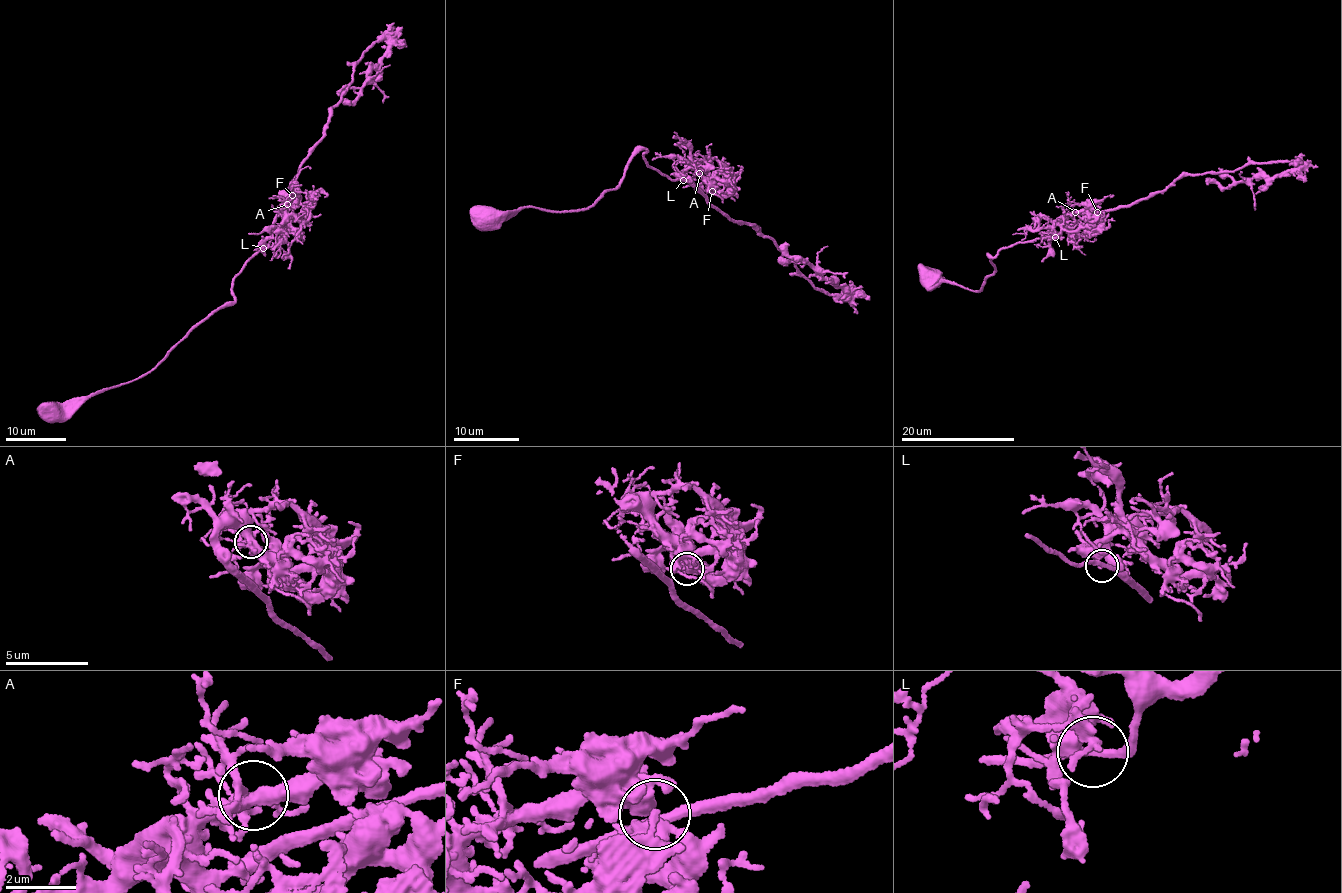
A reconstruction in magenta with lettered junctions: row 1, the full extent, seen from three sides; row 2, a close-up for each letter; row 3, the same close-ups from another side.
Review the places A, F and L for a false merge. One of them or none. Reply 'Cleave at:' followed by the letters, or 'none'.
Cleave at: none

